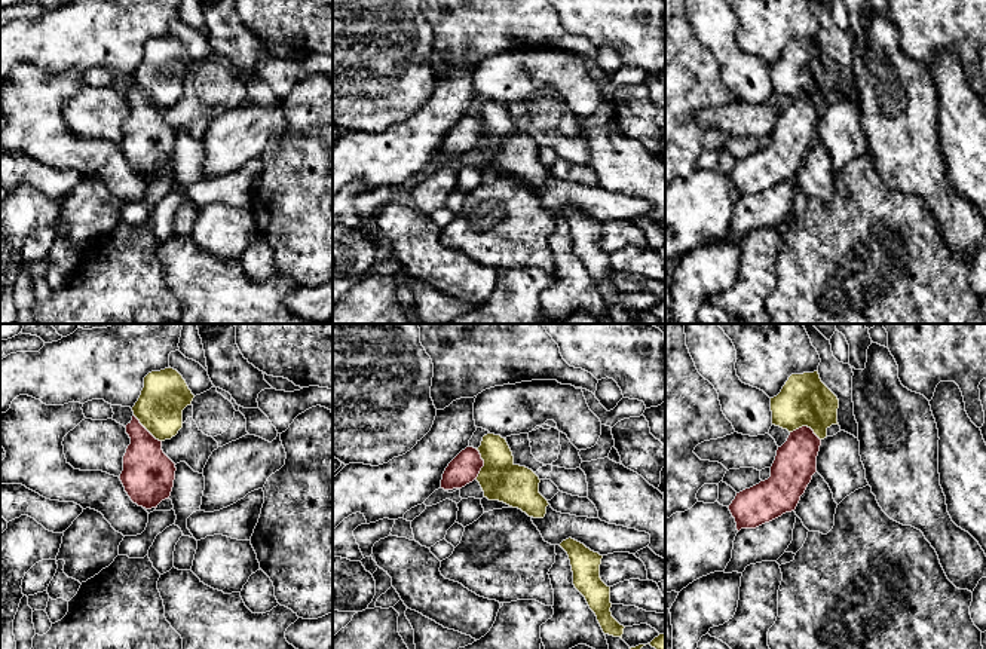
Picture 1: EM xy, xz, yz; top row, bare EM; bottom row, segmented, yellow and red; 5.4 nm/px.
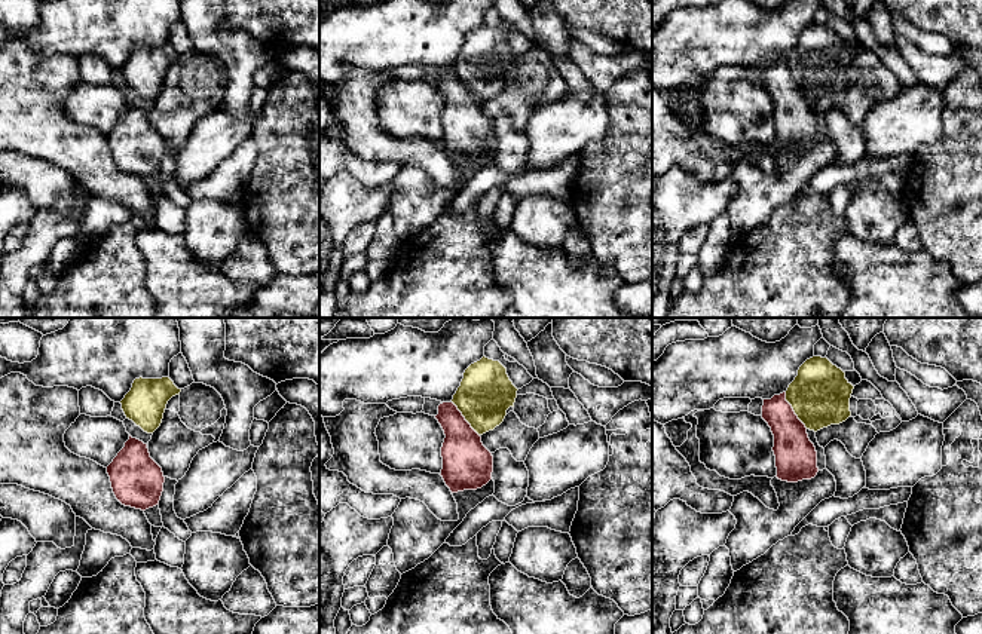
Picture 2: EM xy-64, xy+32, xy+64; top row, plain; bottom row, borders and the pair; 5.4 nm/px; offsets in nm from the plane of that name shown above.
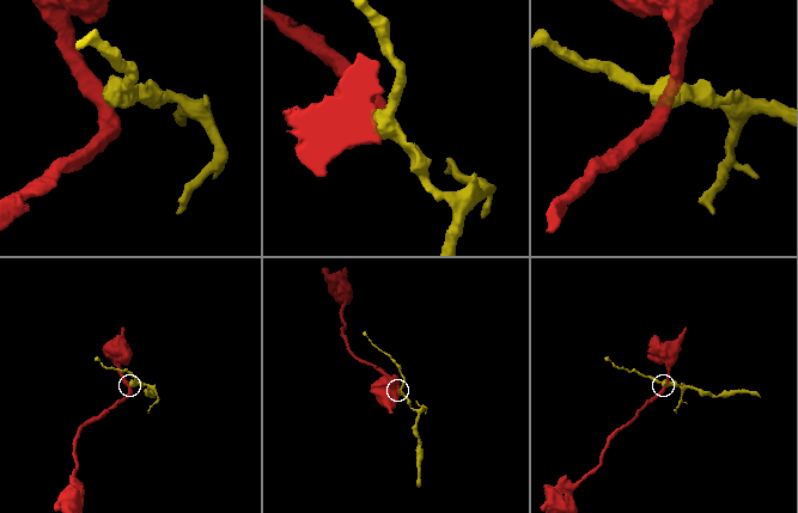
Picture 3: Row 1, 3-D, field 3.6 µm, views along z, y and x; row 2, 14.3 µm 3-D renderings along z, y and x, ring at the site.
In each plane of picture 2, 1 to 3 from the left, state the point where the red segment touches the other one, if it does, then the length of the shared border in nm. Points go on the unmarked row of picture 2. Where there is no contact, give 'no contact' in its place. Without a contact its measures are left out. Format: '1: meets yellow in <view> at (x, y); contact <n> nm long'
1: no contact
2: meets yellow in xy+32 at (465, 86); contact 240 nm long
3: meets yellow in xy+64 at (794, 77); contact 240 nm long

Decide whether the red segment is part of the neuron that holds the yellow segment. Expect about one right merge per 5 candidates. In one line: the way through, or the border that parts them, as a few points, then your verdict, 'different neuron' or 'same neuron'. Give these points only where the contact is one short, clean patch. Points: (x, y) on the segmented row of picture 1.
border yz (790, 431), (808, 426), (820, 440); different neuron

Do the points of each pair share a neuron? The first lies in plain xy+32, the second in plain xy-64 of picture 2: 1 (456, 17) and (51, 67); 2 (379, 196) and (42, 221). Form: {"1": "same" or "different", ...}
{"1": "different", "2": "different"}

